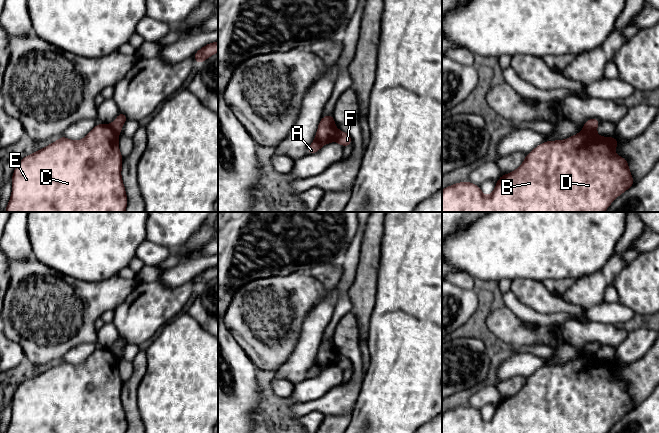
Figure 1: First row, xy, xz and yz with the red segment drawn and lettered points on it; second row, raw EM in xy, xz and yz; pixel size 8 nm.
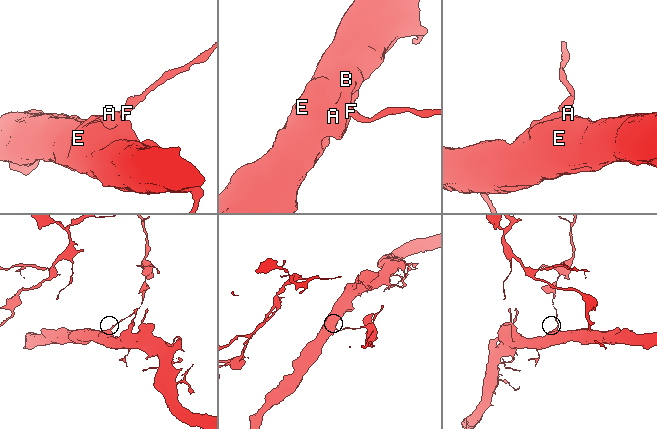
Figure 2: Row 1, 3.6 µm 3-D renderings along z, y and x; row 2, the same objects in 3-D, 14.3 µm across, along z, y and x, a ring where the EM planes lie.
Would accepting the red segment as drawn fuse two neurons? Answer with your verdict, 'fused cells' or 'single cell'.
fused cells

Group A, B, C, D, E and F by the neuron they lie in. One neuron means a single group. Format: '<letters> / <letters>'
A B C D E / F

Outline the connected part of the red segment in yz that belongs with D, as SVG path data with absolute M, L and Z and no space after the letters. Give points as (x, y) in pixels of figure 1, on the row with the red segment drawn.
M583 129L580 133L565 140L545 141L528 153L523 163L513 172L501 175L498 179L494 191L485 196L480 186L468 181L450 185L442 190L442 212L605 212L611 203L622 193L632 187L635 183L625 158L615 154L615 148L619 142L614 137L602 137L596 132Z

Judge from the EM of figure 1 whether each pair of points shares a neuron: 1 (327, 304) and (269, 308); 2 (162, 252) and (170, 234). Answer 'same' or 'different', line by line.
1: different
2: different

